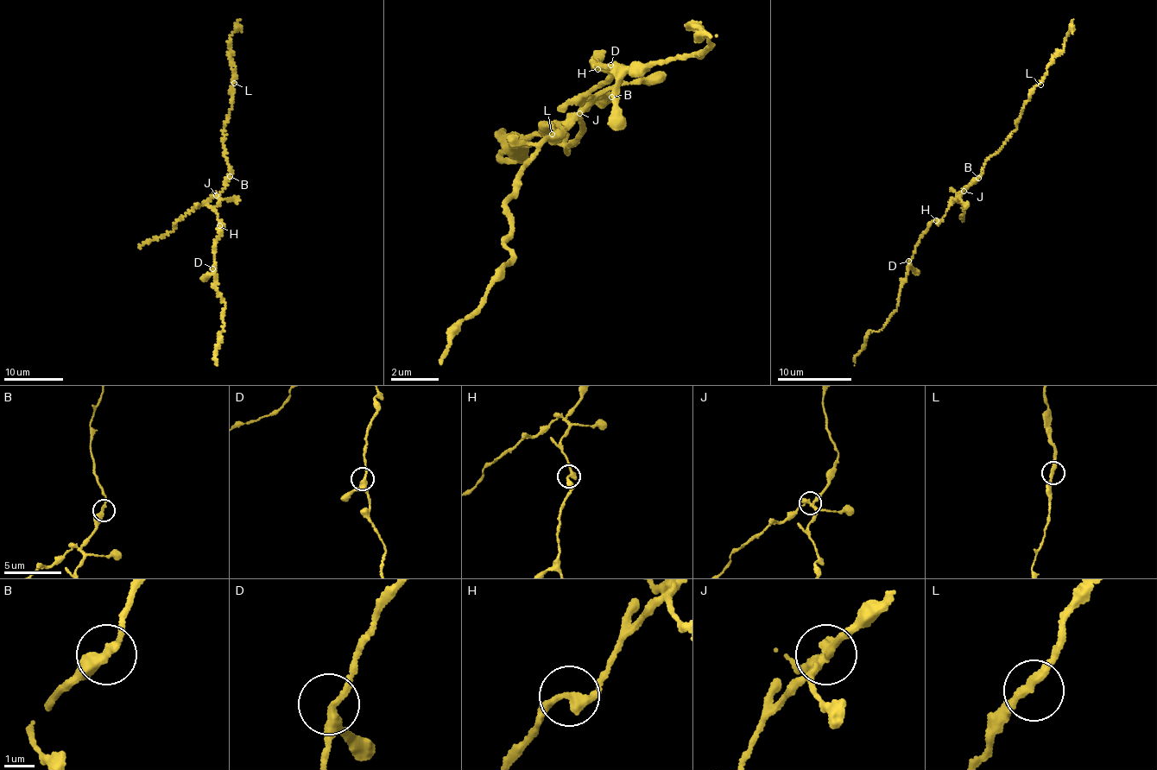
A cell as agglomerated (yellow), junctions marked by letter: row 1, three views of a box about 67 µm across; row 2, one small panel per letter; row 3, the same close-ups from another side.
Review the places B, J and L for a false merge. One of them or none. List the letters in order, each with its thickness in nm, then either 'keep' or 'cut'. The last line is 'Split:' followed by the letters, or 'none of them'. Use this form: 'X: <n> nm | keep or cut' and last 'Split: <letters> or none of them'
B: 320 nm | keep
J: 240 nm | cut
L: 260 nm | keep
Split: J

